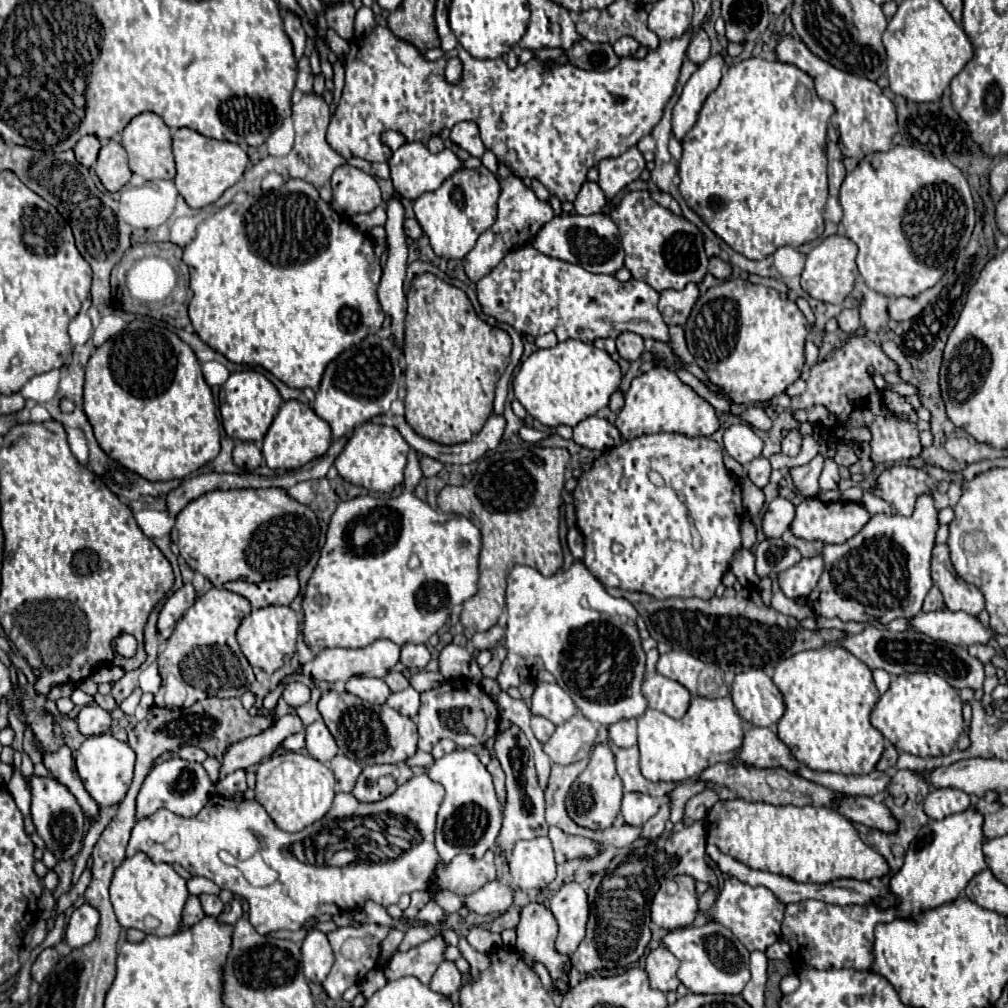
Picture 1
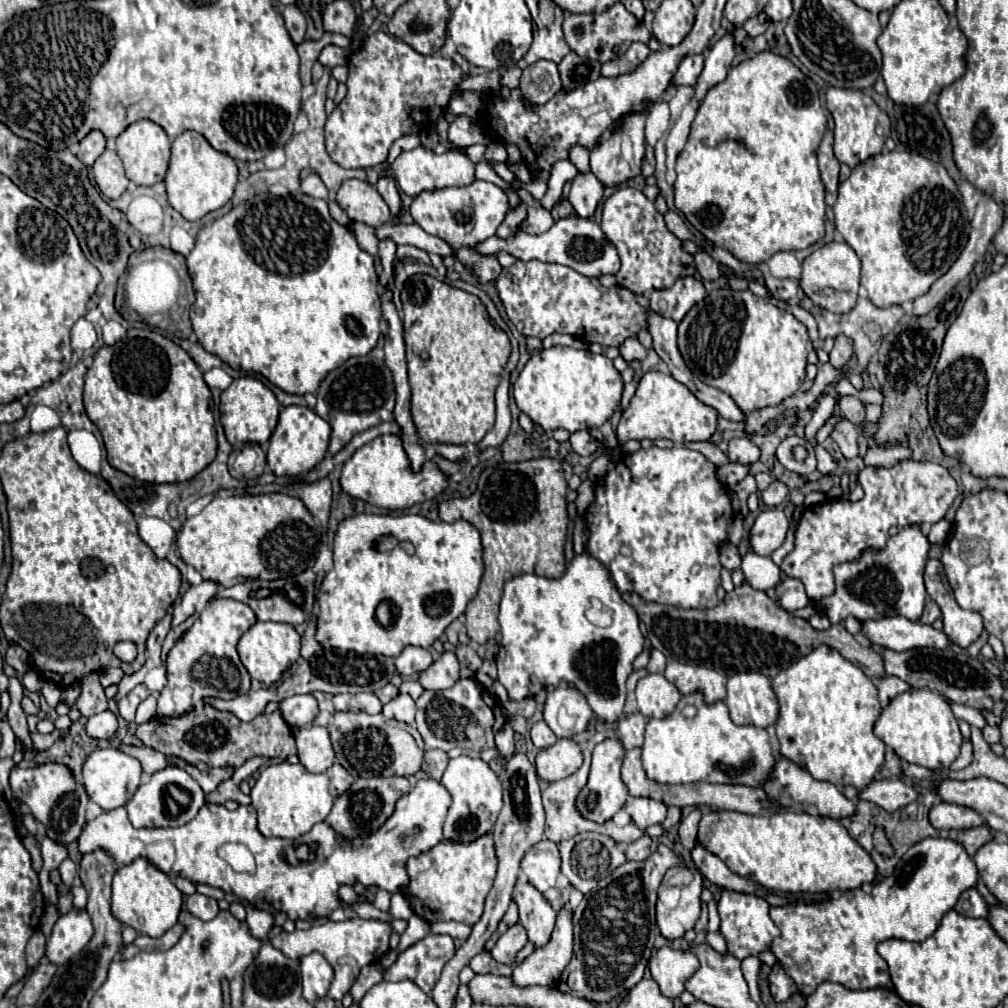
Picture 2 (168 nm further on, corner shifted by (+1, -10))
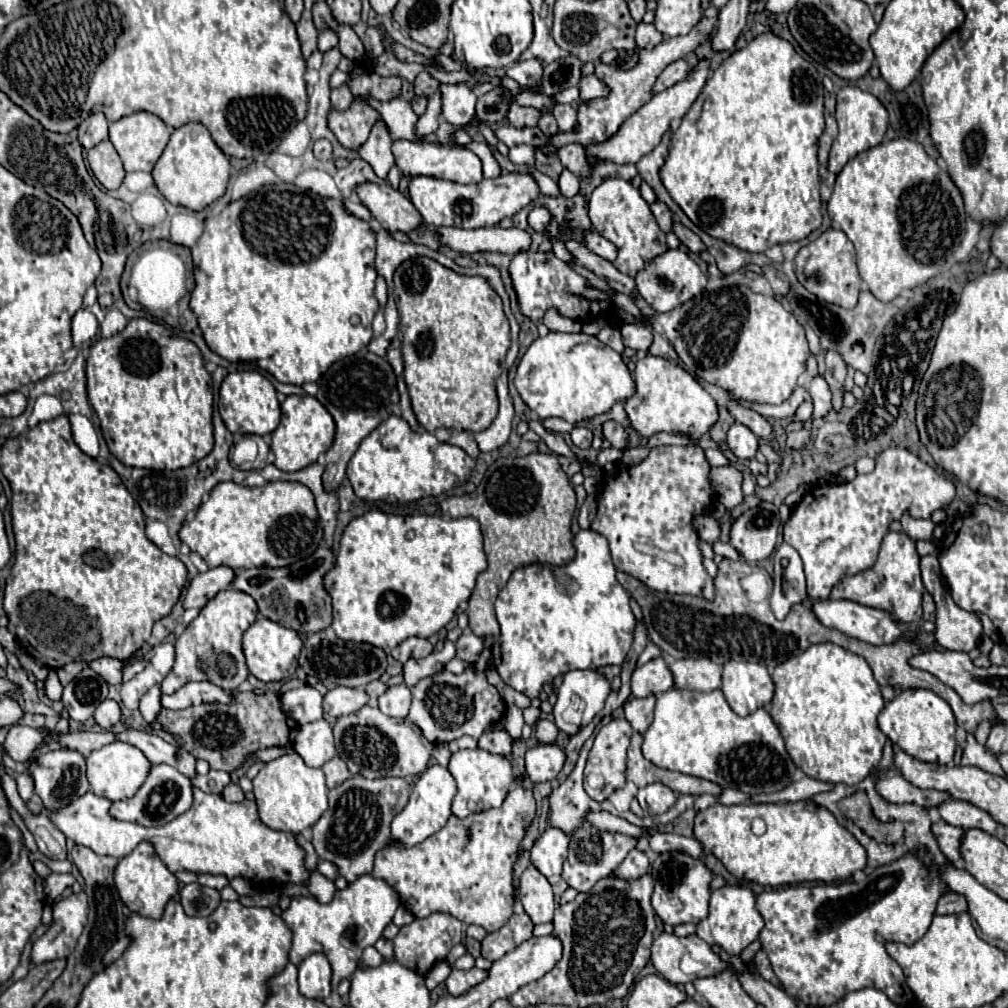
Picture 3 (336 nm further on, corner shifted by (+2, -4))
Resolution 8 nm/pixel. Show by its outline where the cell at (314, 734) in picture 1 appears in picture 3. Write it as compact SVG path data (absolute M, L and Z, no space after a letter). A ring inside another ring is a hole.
M316 720L300 726L298 736L294 740L294 750L302 756L302 760L308 766L312 768L324 766L336 754L332 726L326 720Z

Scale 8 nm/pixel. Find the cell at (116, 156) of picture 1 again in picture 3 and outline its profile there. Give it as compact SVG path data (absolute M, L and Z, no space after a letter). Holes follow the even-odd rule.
M110 140L100 142L88 150L88 164L106 190L116 190L124 180L124 168Z

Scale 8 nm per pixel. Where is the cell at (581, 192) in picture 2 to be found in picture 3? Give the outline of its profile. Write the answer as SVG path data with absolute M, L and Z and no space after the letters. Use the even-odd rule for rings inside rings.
M566 144L558 150L560 162L564 168L568 168L574 176L578 176L580 180L590 178L592 174L592 166L586 166L586 152L580 144Z

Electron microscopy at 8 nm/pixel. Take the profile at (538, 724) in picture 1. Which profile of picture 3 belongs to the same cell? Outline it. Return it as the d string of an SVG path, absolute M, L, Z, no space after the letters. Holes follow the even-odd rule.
M540 718L534 726L534 734L536 738L542 742L542 744L552 744L558 736L558 728L552 720L546 720L546 718Z

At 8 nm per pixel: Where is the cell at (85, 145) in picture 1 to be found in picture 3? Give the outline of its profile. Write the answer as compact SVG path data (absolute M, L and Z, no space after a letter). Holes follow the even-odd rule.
M92 114L90 118L86 118L80 126L78 126L78 140L80 144L90 150L96 144L100 144L102 140L108 140L108 122L104 118L104 114Z

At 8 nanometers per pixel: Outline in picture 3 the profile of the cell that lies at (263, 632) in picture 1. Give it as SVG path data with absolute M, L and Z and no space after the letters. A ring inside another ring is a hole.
M258 616L256 622L244 632L242 648L244 648L244 656L246 656L250 672L262 682L276 682L276 680L284 680L288 676L290 666L294 664L294 660L298 658L298 654L302 650L302 640L296 630L284 628L278 622Z

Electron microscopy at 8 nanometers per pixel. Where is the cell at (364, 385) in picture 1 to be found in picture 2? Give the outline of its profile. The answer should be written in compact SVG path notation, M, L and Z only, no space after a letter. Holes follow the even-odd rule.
M357 356L349 358L343 366L329 372L317 390L317 406L315 406L315 412L323 420L327 420L333 428L329 452L337 454L343 446L351 442L355 434L391 420L393 404L395 404L393 376L383 360L371 356Z

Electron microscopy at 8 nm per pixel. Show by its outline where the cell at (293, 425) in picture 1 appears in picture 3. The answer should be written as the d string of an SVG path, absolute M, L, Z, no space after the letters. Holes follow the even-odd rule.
M288 396L282 402L280 426L272 432L270 450L274 454L274 466L284 472L296 472L316 462L316 458L332 446L334 440L334 420L328 410L312 396Z

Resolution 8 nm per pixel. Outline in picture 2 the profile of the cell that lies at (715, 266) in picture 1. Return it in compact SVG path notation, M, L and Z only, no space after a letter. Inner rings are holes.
M699 246L697 254L693 256L695 258L695 266L697 266L697 272L701 274L703 280L717 280L721 276L719 272L719 264L711 258L709 252L703 250L703 246Z

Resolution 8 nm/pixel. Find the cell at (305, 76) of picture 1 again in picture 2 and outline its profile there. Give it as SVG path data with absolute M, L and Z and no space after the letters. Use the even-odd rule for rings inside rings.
M323 34L323 38L319 38L319 40L303 40L297 46L299 56L301 56L301 82L303 82L303 86L311 84L311 68L317 62L319 52L327 44L341 44L341 48L349 48L349 40L339 34Z

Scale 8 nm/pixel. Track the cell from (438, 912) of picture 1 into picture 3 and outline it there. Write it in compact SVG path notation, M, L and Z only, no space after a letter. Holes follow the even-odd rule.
M370 874L360 876L356 882L348 884L346 890L336 890L336 896L330 904L320 904L316 898L292 898L290 908L282 912L282 918L292 932L290 962L298 966L306 954L322 952L332 964L332 988L336 990L340 980L354 974L362 950L376 944L384 928L392 922L398 906L400 902L398 894L394 894L394 888ZM352 934L358 934L356 942L352 940Z

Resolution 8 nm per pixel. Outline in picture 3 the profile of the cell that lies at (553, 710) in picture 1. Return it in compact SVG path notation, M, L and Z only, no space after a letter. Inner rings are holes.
M570 670L558 688L552 708L558 730L576 734L602 708L610 692L610 682L594 670Z

